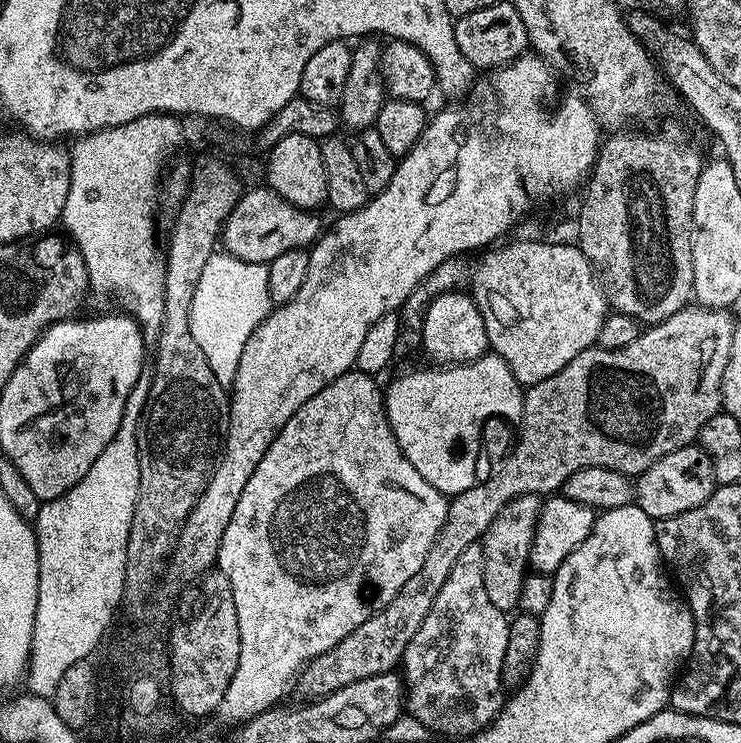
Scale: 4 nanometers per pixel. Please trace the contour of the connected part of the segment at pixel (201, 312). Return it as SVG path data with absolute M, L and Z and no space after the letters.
M223 250L206 262L190 302L190 334L194 342L198 342L198 350L202 350L210 370L214 370L214 378L218 378L224 389L231 389L246 342L250 342L254 330L258 330L273 307L266 264L242 262L242 258L234 258Z

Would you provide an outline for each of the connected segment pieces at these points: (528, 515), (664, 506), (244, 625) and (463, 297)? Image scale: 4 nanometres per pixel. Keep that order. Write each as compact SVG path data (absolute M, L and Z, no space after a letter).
M519 496L514 498L490 522L488 531L479 541L480 549L484 555L484 585L486 594L498 610L506 614L520 607L520 595L524 577L529 575L530 565L528 555L532 549L532 539L536 533L536 523L540 517L540 496Z
M695 443L658 458L644 473L635 477L634 484L634 503L646 510L646 514L654 522L674 518L678 514L686 514L686 510L694 510L694 506L702 506L702 502L706 502L706 498L710 498L710 494L718 486L710 458Z
M359 370L342 374L330 386L318 390L310 402L306 402L282 426L282 430L274 438L272 445L266 450L264 460L258 462L254 474L250 474L250 482L246 482L246 490L238 498L234 506L234 518L230 518L230 526L226 526L226 534L222 534L222 546L218 557L218 571L230 578L230 590L234 594L234 610L238 614L238 638L240 639L240 653L238 654L238 670L234 670L234 678L230 686L226 686L226 698L217 706L214 713L215 719L220 719L224 724L239 726L245 720L253 720L267 708L275 708L288 691L293 691L298 677L304 670L308 661L326 654L346 634L358 630L362 622L366 622L380 608L385 608L391 602L398 590L422 570L422 562L426 562L426 554L434 546L440 531L448 517L449 497L443 496L402 454L398 442L388 425L388 417L384 415L384 392L376 385L377 377L368 375Z
M457 290L434 297L424 312L424 324L418 331L429 361L440 366L468 364L489 351L486 322L467 291Z

